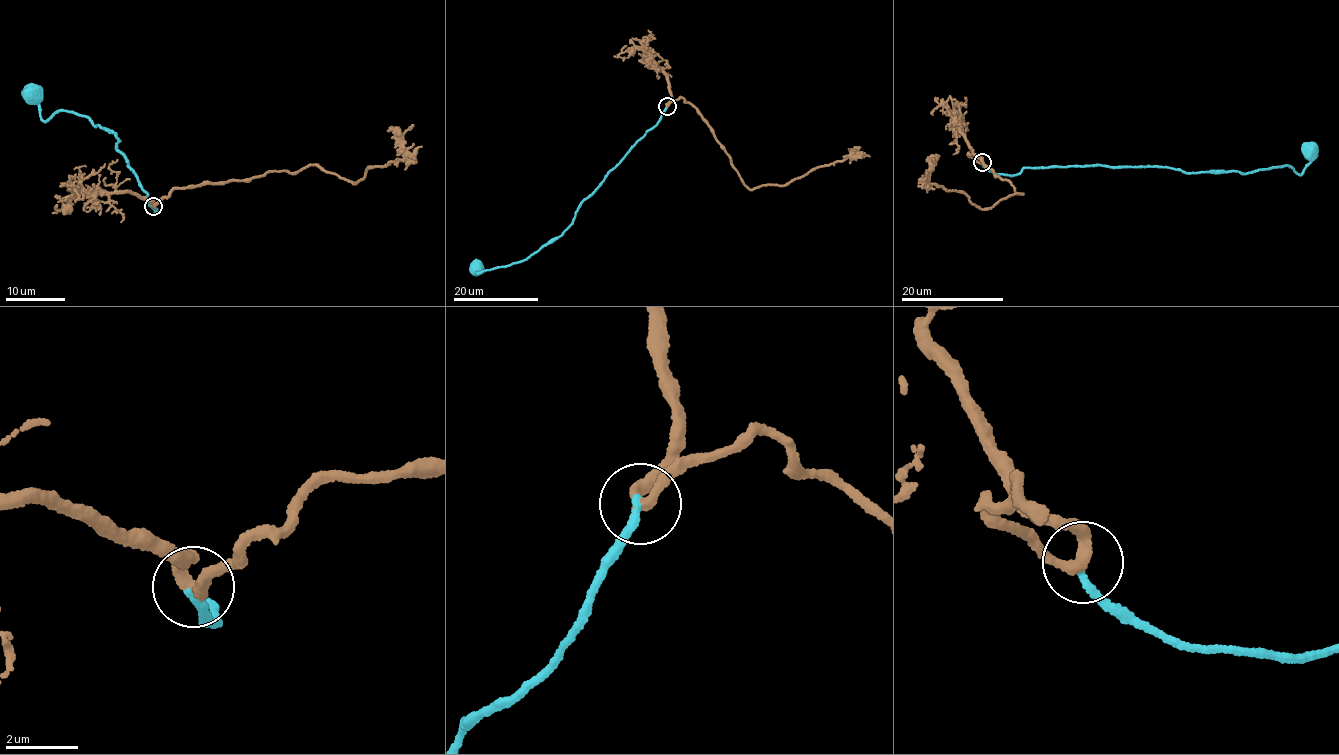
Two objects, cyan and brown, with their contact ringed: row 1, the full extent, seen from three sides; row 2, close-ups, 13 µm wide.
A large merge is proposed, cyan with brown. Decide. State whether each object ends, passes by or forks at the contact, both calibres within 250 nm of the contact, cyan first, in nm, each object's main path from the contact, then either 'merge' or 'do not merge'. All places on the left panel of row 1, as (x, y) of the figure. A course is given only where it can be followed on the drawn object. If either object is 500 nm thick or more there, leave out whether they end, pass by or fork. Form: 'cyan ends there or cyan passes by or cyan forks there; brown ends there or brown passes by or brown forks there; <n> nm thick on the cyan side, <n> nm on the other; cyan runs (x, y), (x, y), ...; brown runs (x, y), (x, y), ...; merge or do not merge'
cyan ends there; brown passes by; 200 nm thick on the cyan side, 320 nm on the other; cyan runs (153, 206), (116, 147), (121, 140), (71, 111), (57, 110), (45, 120), (30, 94); brown runs (153, 206), (176, 188), (295, 171), (311, 165), (357, 182), (368, 168), (400, 158), (403, 134), (413, 125); merge

